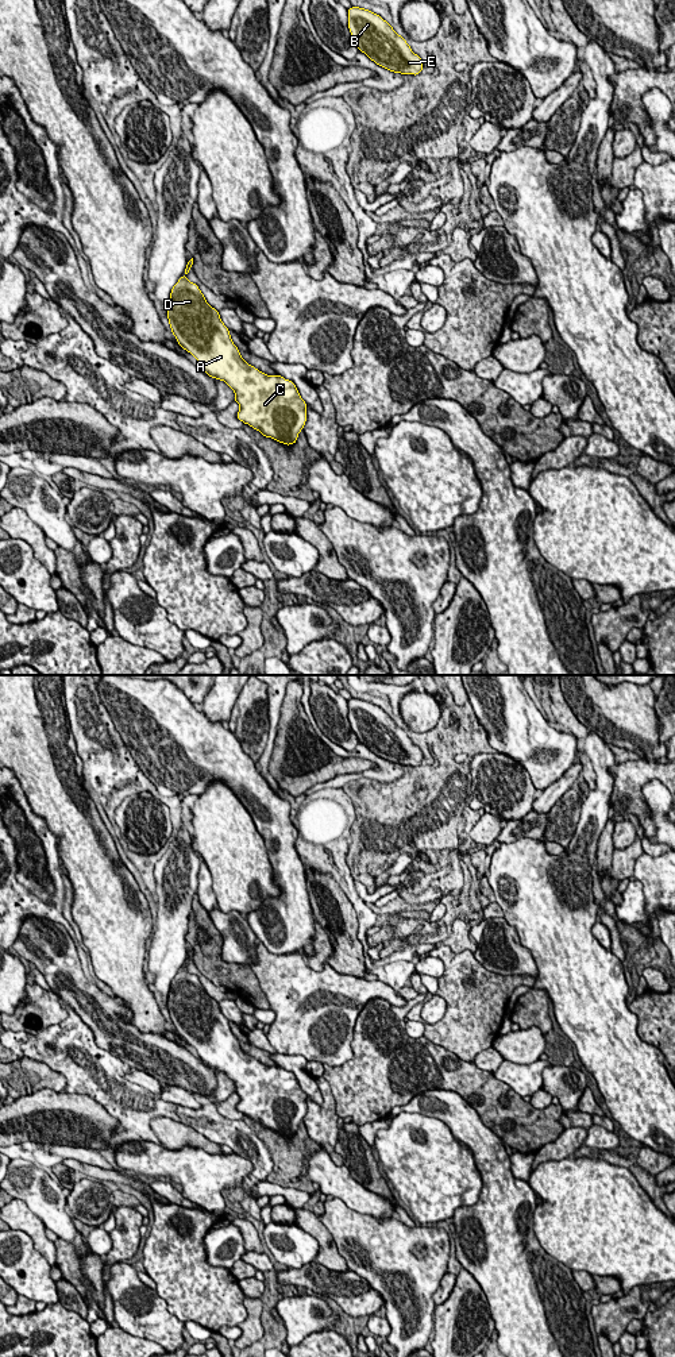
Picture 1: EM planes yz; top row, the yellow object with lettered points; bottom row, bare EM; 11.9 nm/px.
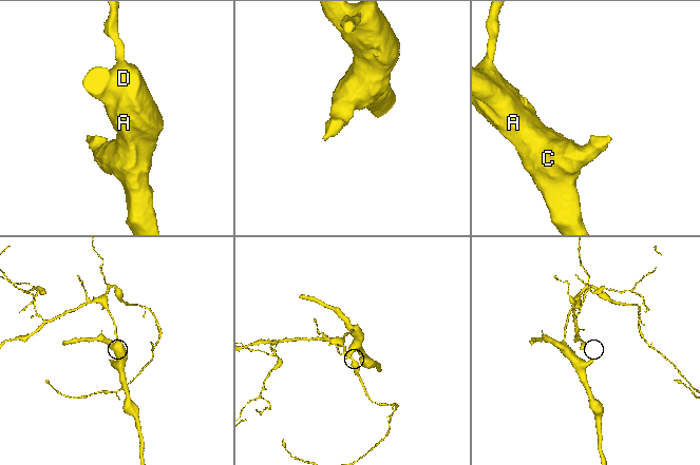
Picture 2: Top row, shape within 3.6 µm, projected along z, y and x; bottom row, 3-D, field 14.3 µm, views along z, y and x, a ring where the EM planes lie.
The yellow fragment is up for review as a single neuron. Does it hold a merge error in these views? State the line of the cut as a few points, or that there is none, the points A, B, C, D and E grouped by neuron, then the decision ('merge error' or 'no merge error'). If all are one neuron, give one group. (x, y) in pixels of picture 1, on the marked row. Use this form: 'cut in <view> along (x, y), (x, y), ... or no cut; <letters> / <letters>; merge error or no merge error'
no cut; A B C D E; no merge error

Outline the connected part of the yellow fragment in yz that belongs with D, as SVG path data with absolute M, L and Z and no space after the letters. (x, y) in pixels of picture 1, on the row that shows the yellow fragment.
M192 258L186 263L185 274L171 288L166 316L173 335L178 344L197 359L204 373L224 381L235 392L235 402L240 406L236 417L243 424L286 446L294 444L306 423L306 402L294 382L277 374L267 375L242 358L219 311L212 308L198 286L186 278L193 265Z

